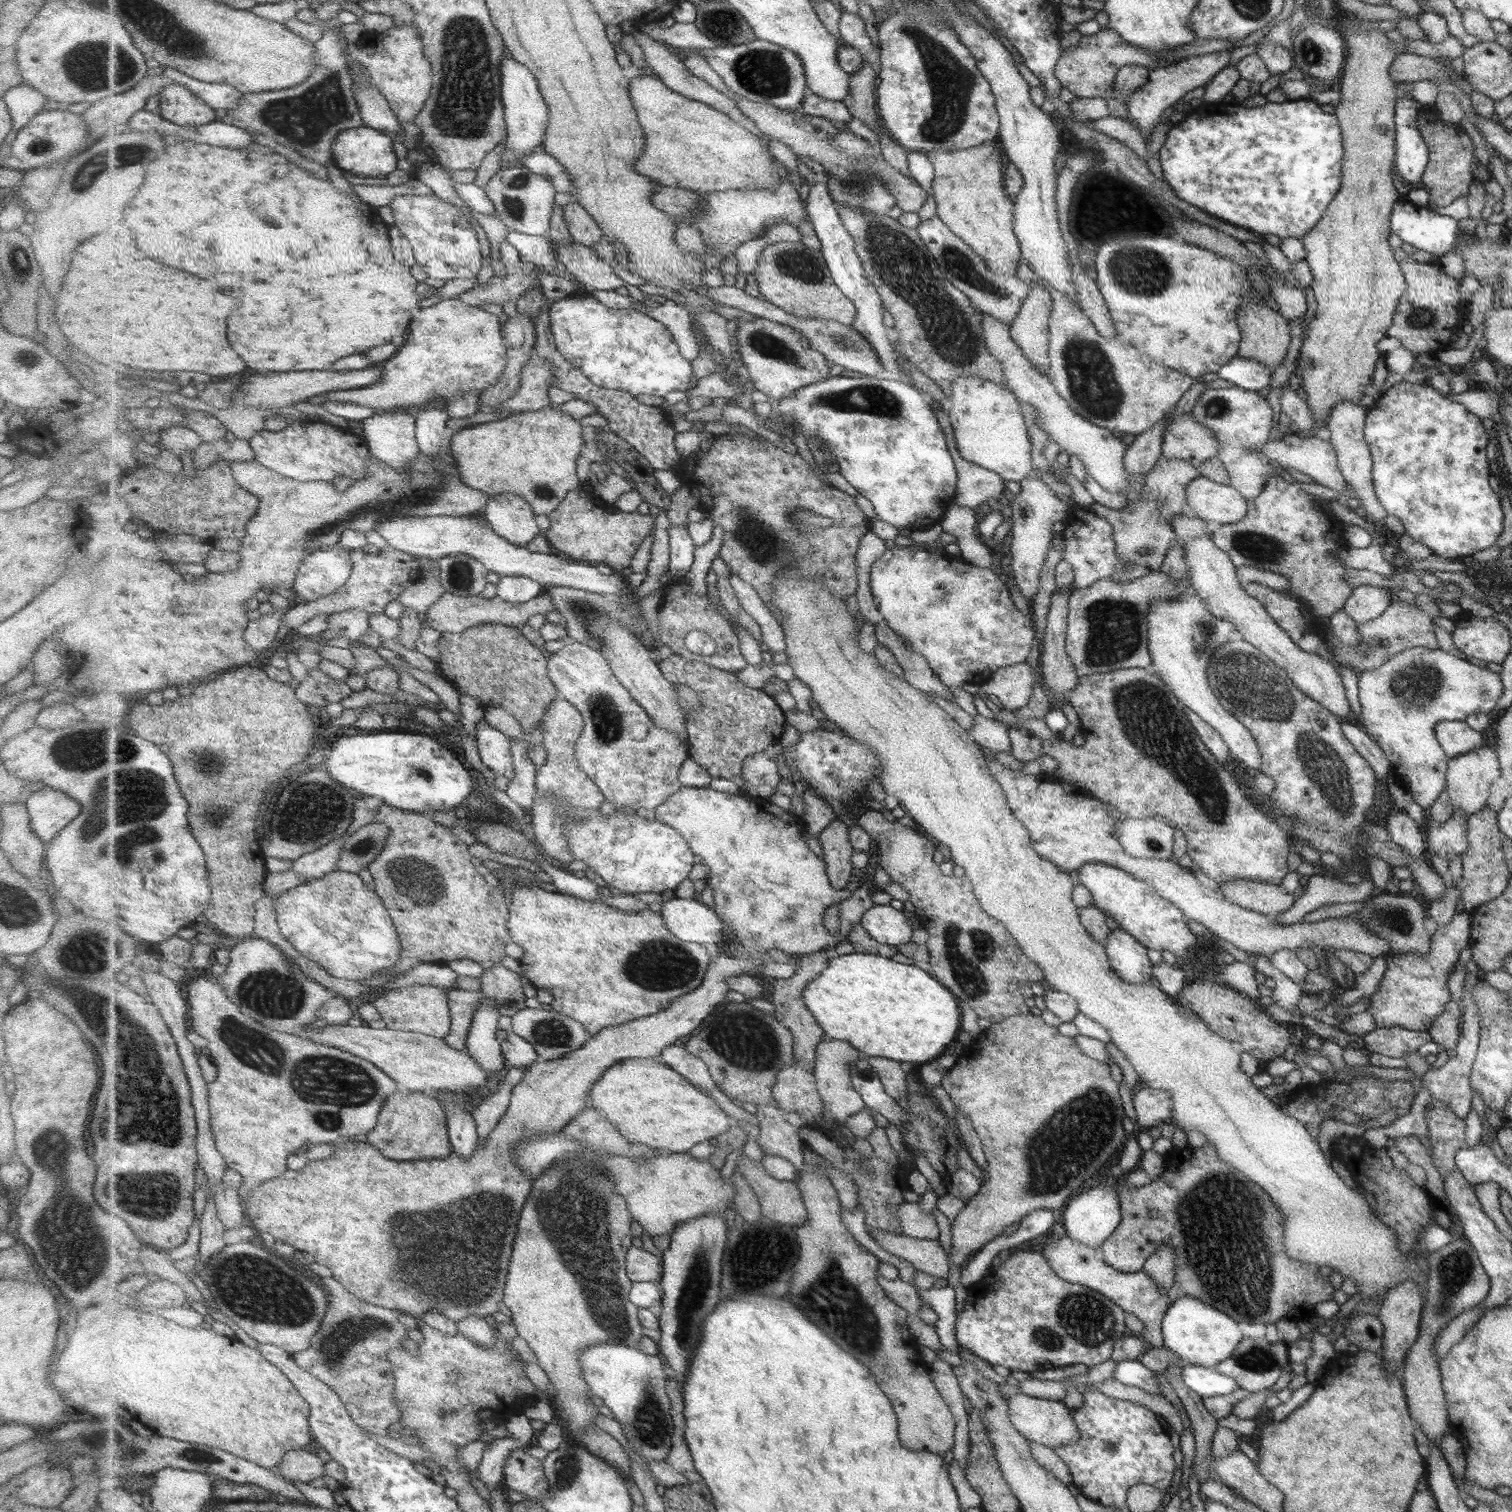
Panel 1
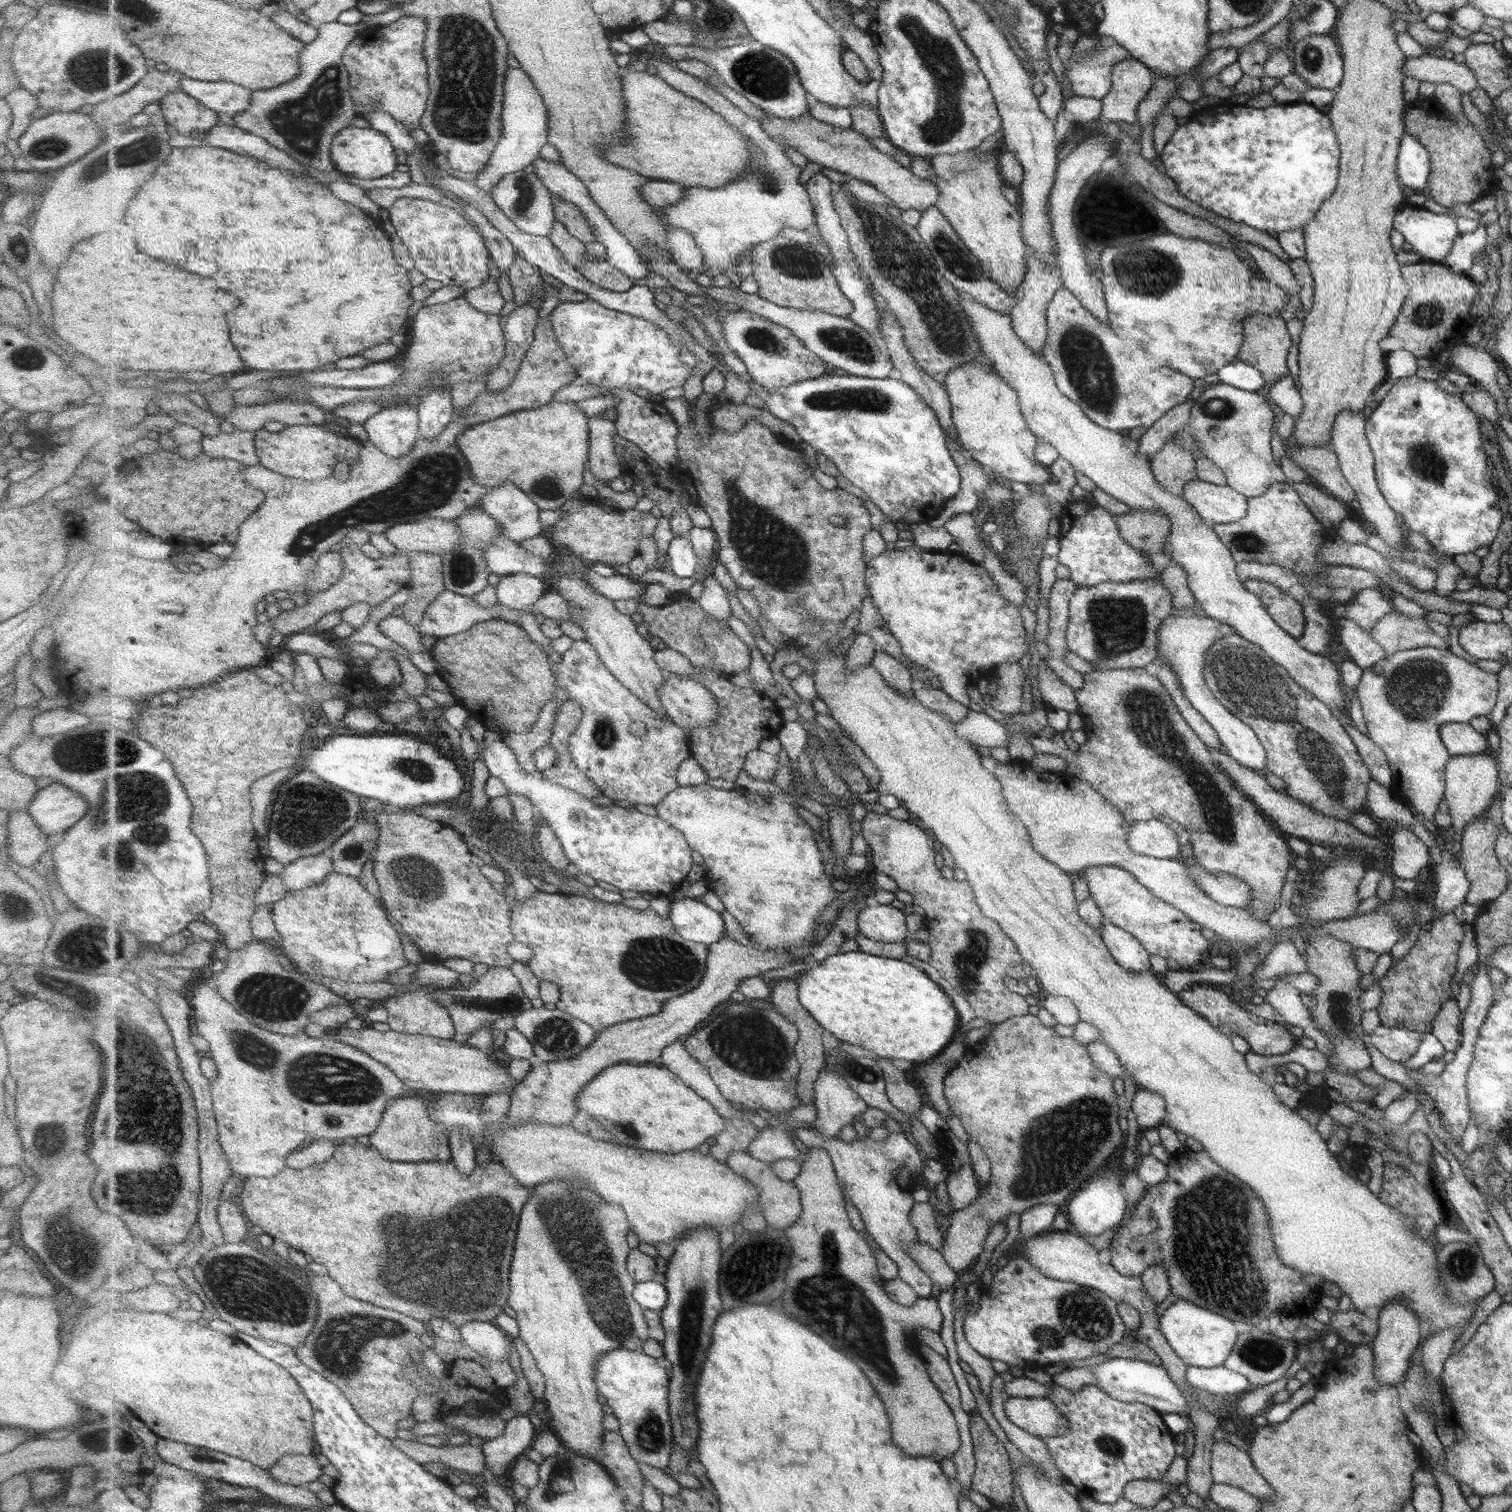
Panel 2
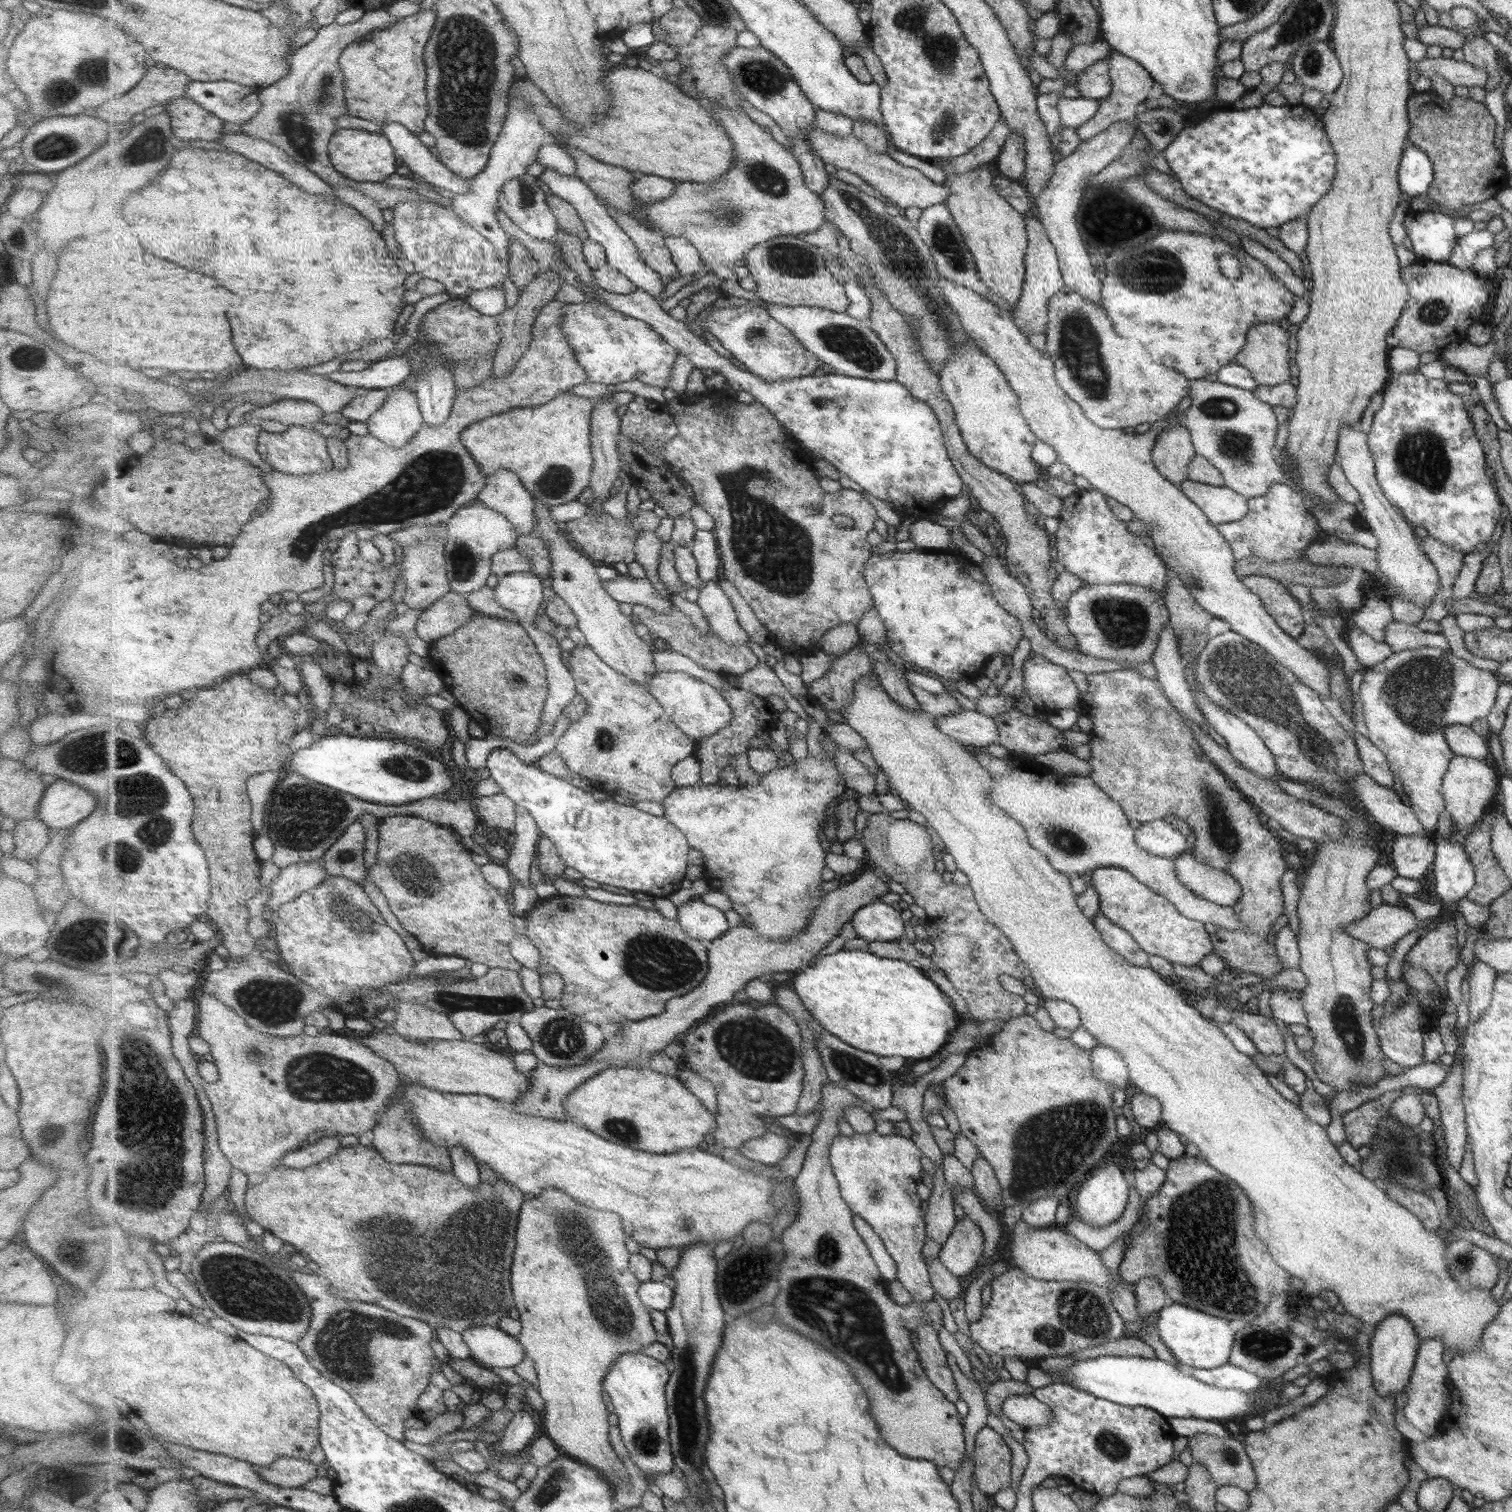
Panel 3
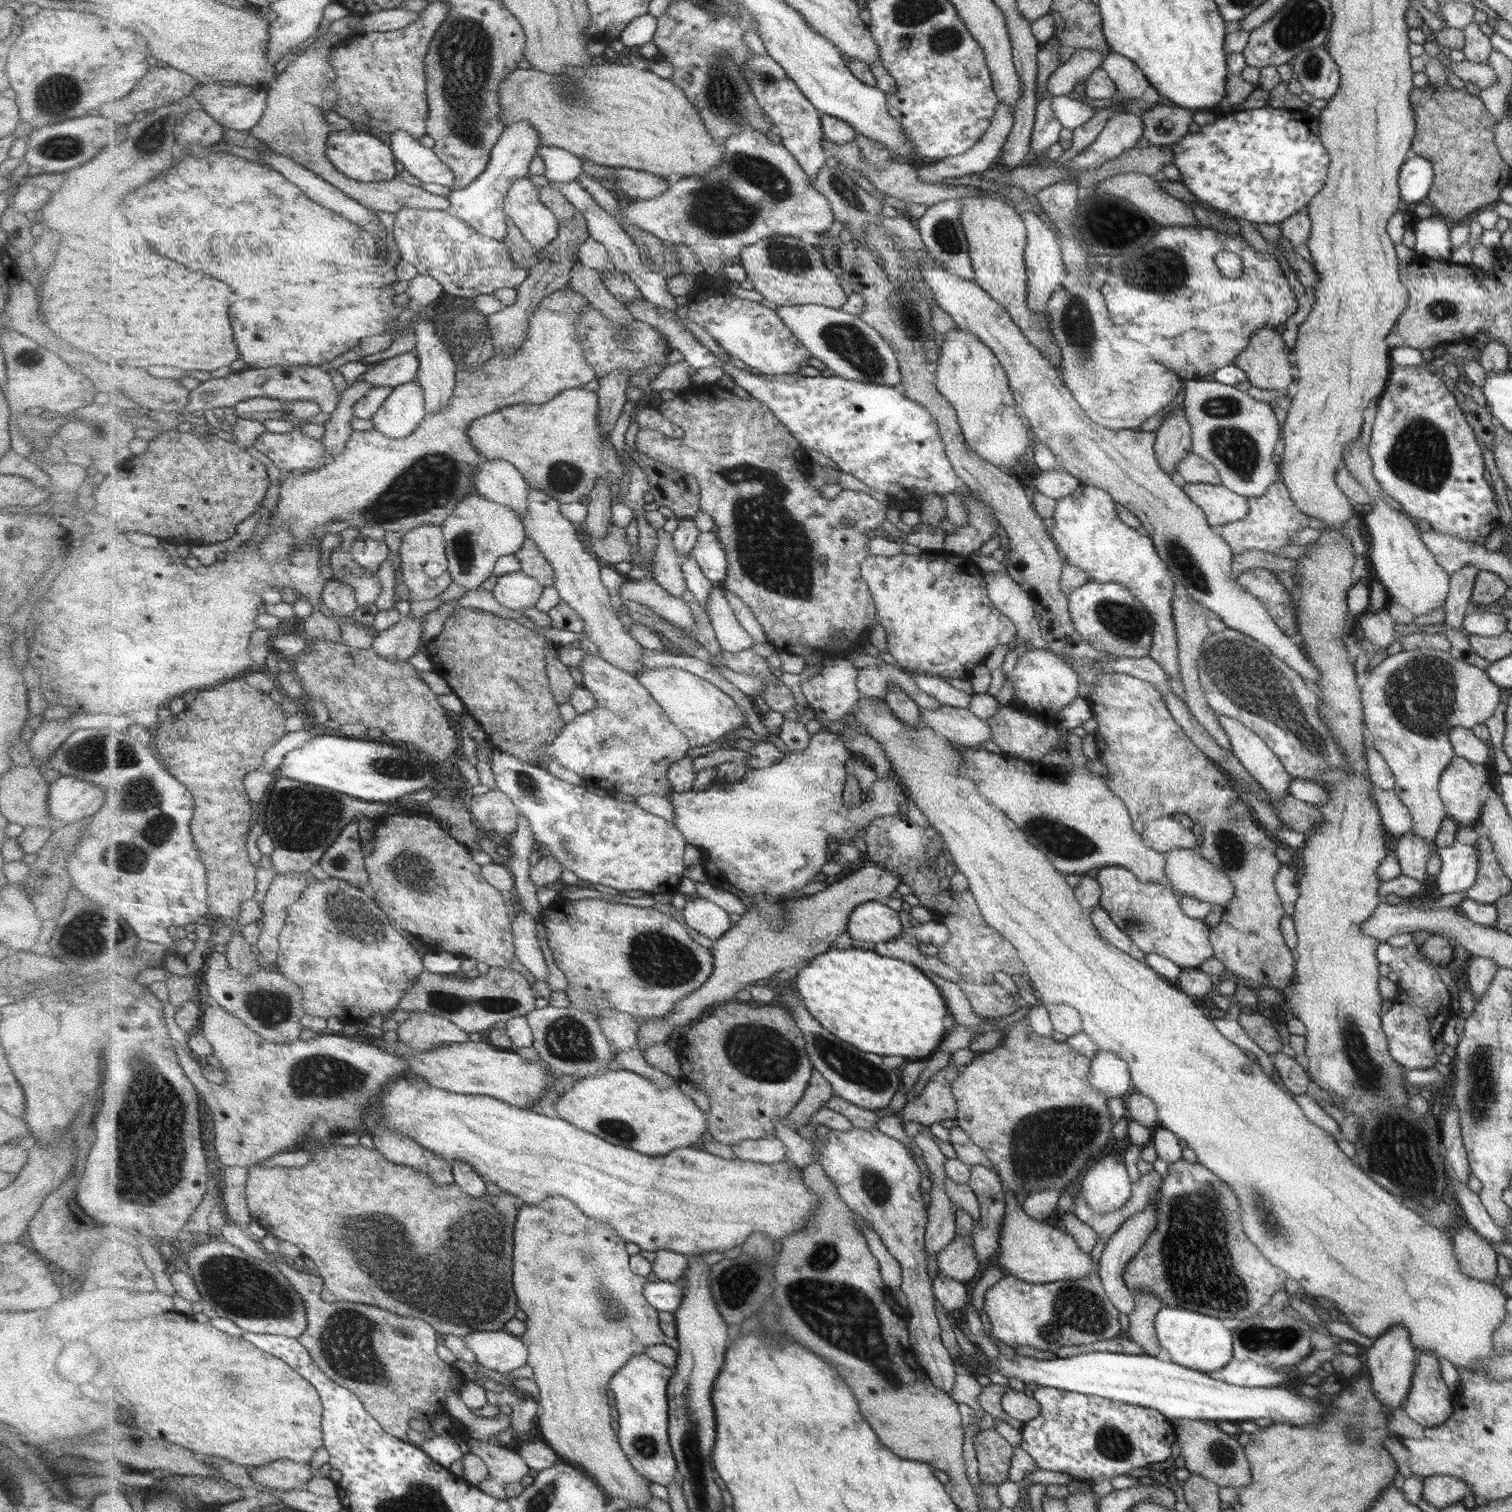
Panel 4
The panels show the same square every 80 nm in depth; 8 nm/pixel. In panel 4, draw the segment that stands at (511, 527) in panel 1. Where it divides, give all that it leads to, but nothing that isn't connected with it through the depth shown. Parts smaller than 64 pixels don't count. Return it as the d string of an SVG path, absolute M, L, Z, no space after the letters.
M498 458L484 460L474 476L478 492L487 500L506 504L518 513L521 520L526 519L530 507L530 484L510 462Z

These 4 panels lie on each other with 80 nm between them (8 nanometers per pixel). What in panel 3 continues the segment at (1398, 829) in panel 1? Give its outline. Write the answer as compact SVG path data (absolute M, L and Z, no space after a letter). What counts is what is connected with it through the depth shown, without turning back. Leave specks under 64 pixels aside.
M1411 834L1396 835L1391 848L1391 865L1395 869L1395 875L1418 880L1433 862L1436 846L1430 837Z

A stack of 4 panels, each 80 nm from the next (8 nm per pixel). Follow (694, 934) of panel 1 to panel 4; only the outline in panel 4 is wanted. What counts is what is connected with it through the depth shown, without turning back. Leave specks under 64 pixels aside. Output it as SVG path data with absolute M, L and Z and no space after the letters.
M699 896L689 900L681 912L689 927L711 940L719 940L733 924L723 908Z

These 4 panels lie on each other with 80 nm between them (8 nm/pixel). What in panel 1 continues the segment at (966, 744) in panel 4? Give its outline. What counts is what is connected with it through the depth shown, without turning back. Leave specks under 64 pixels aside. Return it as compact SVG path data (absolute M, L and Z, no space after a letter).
M979 714L972 717L972 728L967 731L971 739L979 746L997 752L1009 753L1011 746L1008 738L1008 728L994 719L987 719Z

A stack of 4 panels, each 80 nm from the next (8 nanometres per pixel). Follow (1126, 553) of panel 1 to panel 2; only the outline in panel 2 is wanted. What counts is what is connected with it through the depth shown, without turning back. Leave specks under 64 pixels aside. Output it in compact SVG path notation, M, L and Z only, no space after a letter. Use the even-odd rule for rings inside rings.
M1172 436L1165 441L1164 447L1148 460L1151 474L1159 486L1169 494L1182 496L1186 482L1196 478L1195 458L1186 450L1172 442ZM1129 509L1125 514L1113 515L1123 542L1138 550L1149 560L1155 554L1166 553L1169 519L1157 511Z

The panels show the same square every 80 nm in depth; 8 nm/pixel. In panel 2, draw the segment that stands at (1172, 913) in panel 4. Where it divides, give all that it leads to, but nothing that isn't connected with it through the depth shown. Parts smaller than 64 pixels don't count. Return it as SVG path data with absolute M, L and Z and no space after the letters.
M1095 866L1083 870L1090 897L1098 906L1105 922L1129 931L1147 950L1149 955L1173 958L1179 967L1187 969L1199 960L1207 942L1199 934L1197 923L1183 911L1152 895L1130 872L1115 866Z

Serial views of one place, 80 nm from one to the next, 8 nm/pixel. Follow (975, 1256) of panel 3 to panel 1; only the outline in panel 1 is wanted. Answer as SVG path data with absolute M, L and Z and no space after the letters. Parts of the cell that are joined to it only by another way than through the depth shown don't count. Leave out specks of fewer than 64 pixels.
M1025 1013L1025 1014L1019 1014L1019 1015L1013 1015L1010 1017L1005 1018L1005 1020L1002 1020L998 1023L990 1023L990 1025L987 1028L984 1028L979 1031L975 1036L972 1037L972 1039L969 1041L968 1044L965 1044L962 1047L962 1050L957 1055L957 1059L955 1061L955 1064L943 1075L943 1078L940 1080L940 1085L943 1087L943 1090L947 1092L949 1095L949 1098L951 1099L951 1102L955 1106L955 1110L962 1113L971 1121L972 1127L974 1128L974 1131L976 1132L976 1135L979 1137L982 1151L986 1160L986 1168L985 1168L985 1181L983 1184L980 1185L978 1192L976 1195L973 1195L965 1204L966 1206L964 1208L961 1208L961 1212L957 1213L957 1217L955 1217L955 1221L953 1221L953 1225L951 1225L951 1250L949 1253L949 1260L951 1260L952 1264L955 1266L962 1267L967 1260L973 1256L979 1249L981 1249L987 1242L990 1242L993 1240L993 1238L996 1238L997 1236L1003 1235L1003 1231L1005 1231L1005 1228L1009 1226L1010 1224L1016 1224L1023 1219L1023 1217L1027 1216L1027 1214L1039 1210L1039 1208L1047 1208L1047 1210L1051 1210L1055 1212L1055 1208L1061 1208L1063 1204L1065 1204L1065 1200L1069 1198L1069 1194L1073 1192L1073 1190L1077 1191L1077 1188L1083 1184L1083 1180L1087 1180L1089 1176L1093 1176L1119 1148L1121 1148L1121 1144L1124 1144L1125 1142L1125 1136L1123 1136L1123 1128L1121 1128L1121 1118L1123 1118L1123 1108L1121 1108L1121 1100L1119 1100L1119 1094L1117 1094L1117 1084L1111 1080L1111 1076L1109 1076L1109 1068L1107 1068L1107 1064L1096 1061L1092 1058L1087 1058L1087 1055L1083 1054L1081 1050L1079 1050L1079 1047L1077 1043L1074 1041L1074 1037L1067 1037L1063 1036L1057 1031L1057 1027L1049 1026L1048 1024L1045 1024L1043 1020L1041 1020L1040 1016L1032 1015L1031 1013Z

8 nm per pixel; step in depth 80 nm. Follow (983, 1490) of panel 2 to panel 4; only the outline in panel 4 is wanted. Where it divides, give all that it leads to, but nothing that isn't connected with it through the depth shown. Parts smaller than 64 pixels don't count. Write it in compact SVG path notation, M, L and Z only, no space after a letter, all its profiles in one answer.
M994 1428L981 1429L974 1436L975 1458L978 1464L978 1480L983 1485L995 1487L1007 1481L1011 1446L995 1432Z

